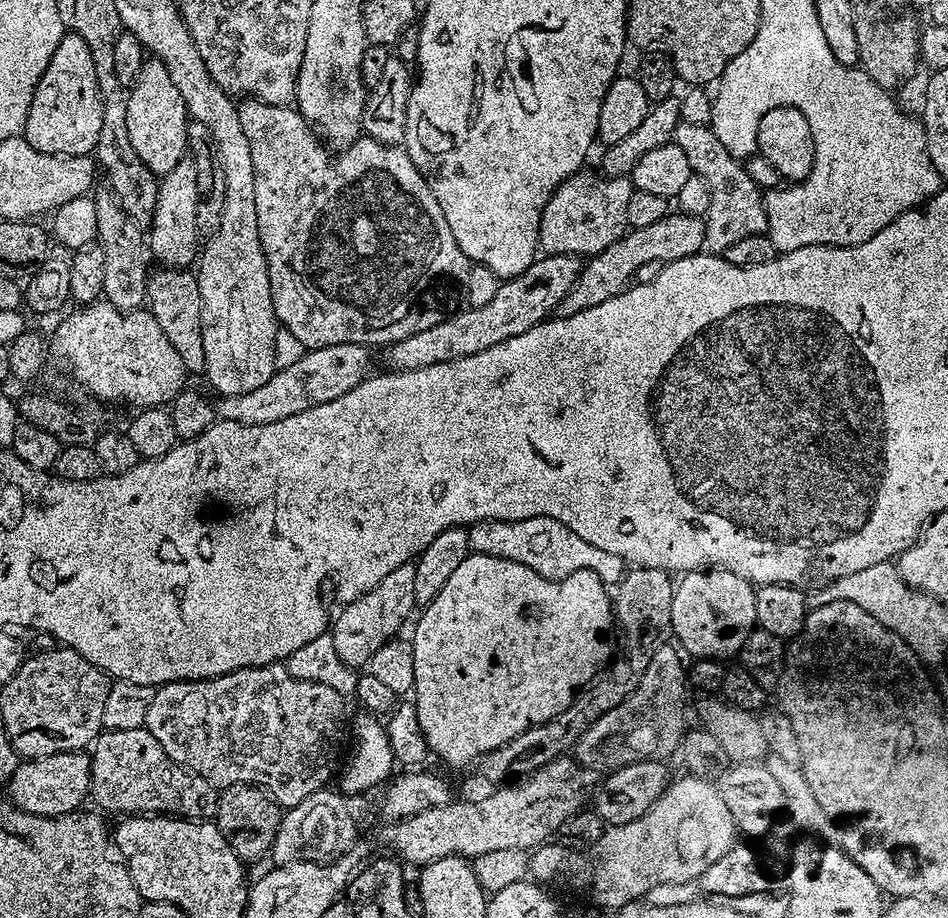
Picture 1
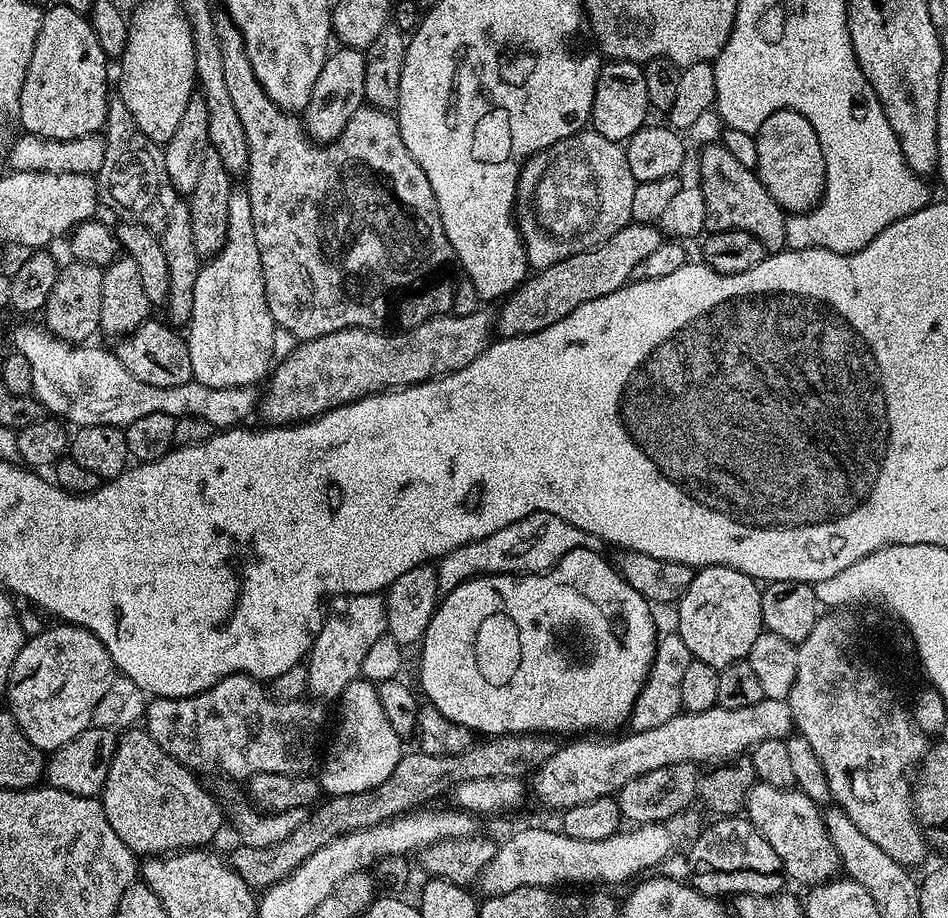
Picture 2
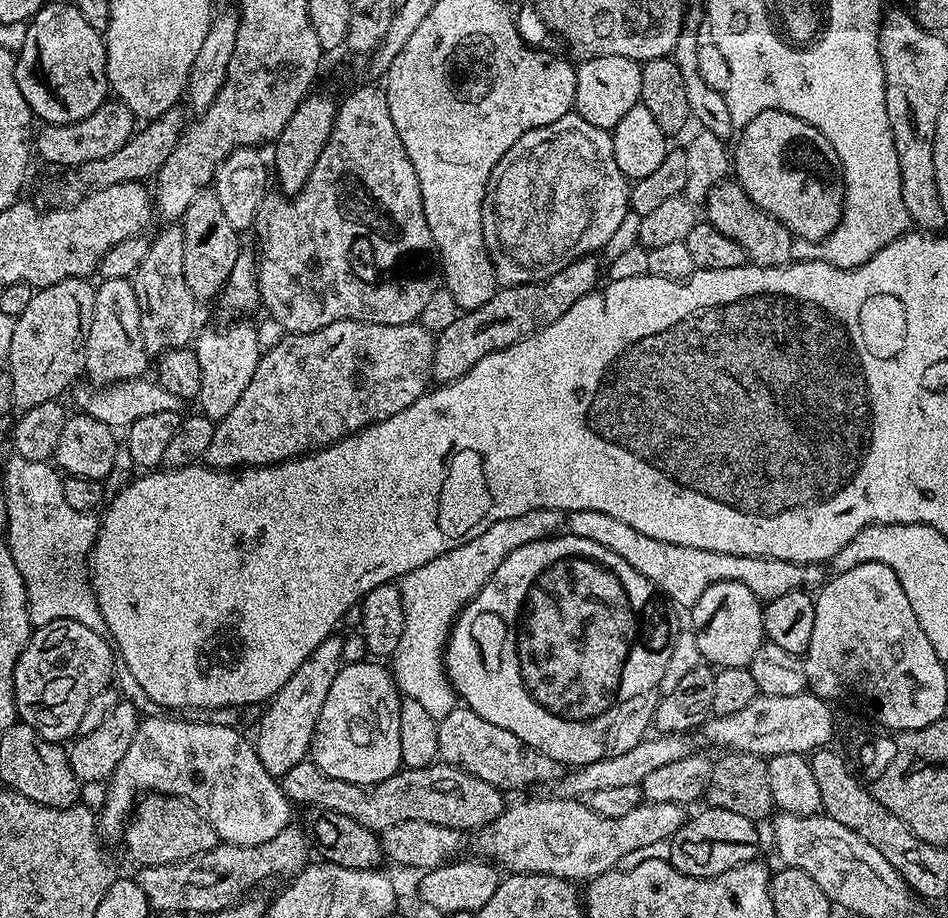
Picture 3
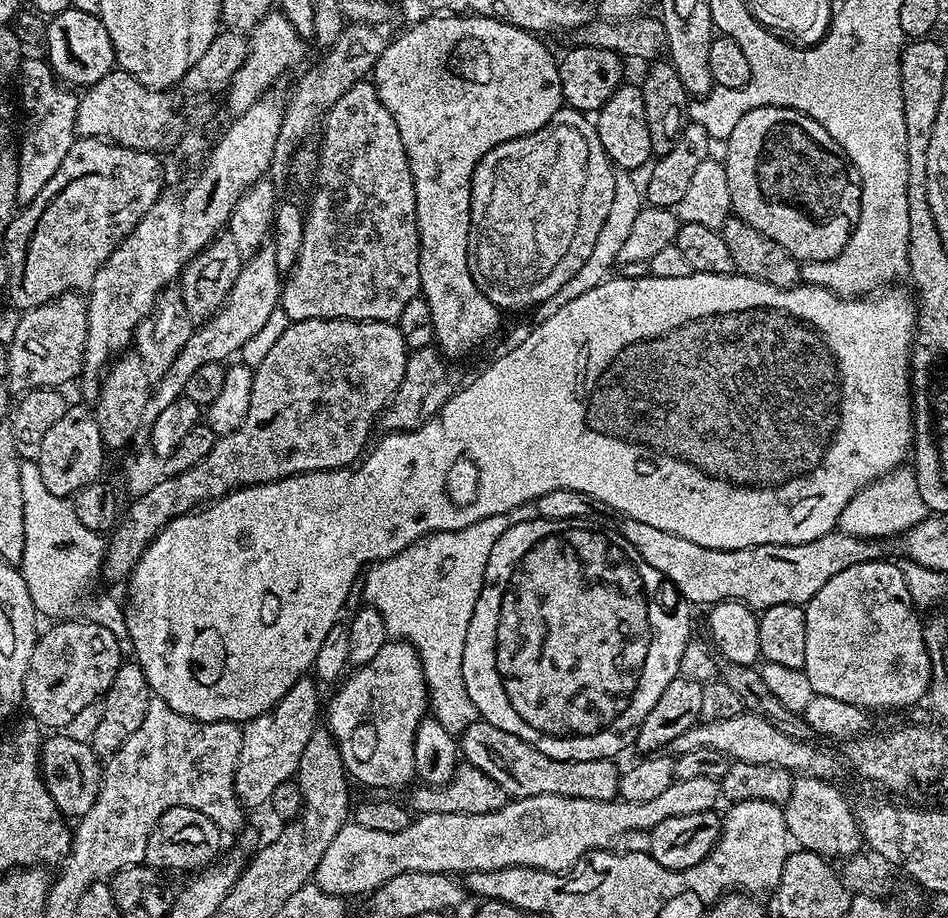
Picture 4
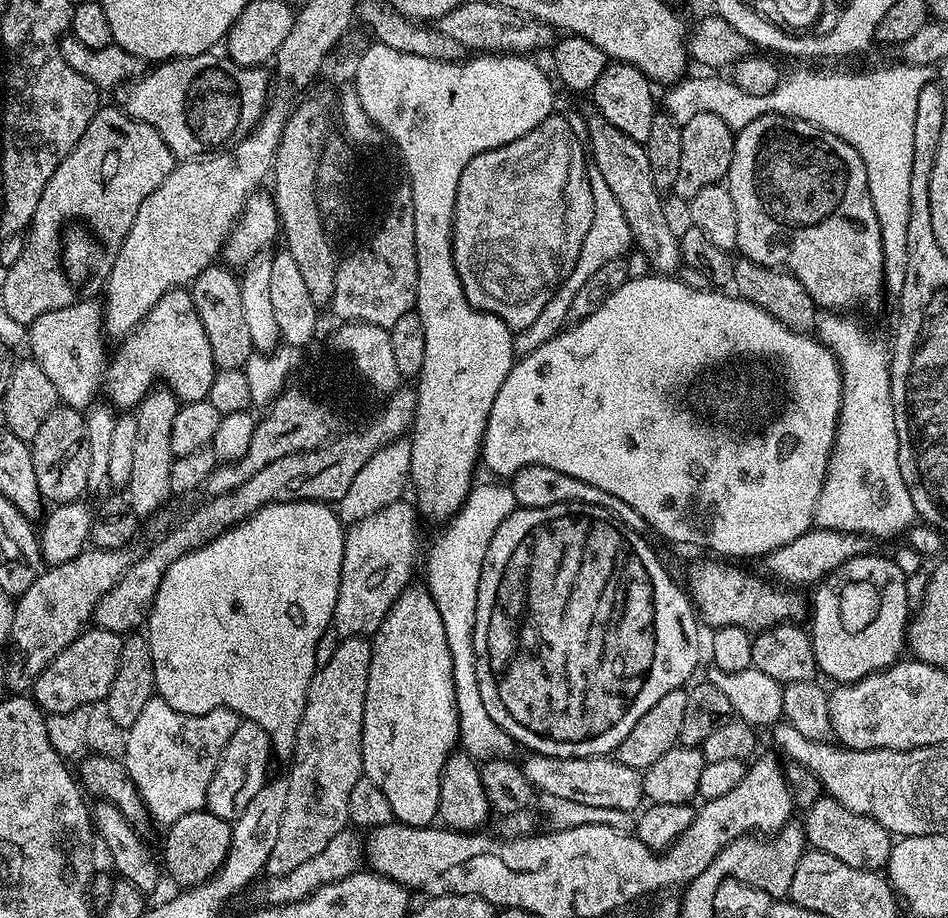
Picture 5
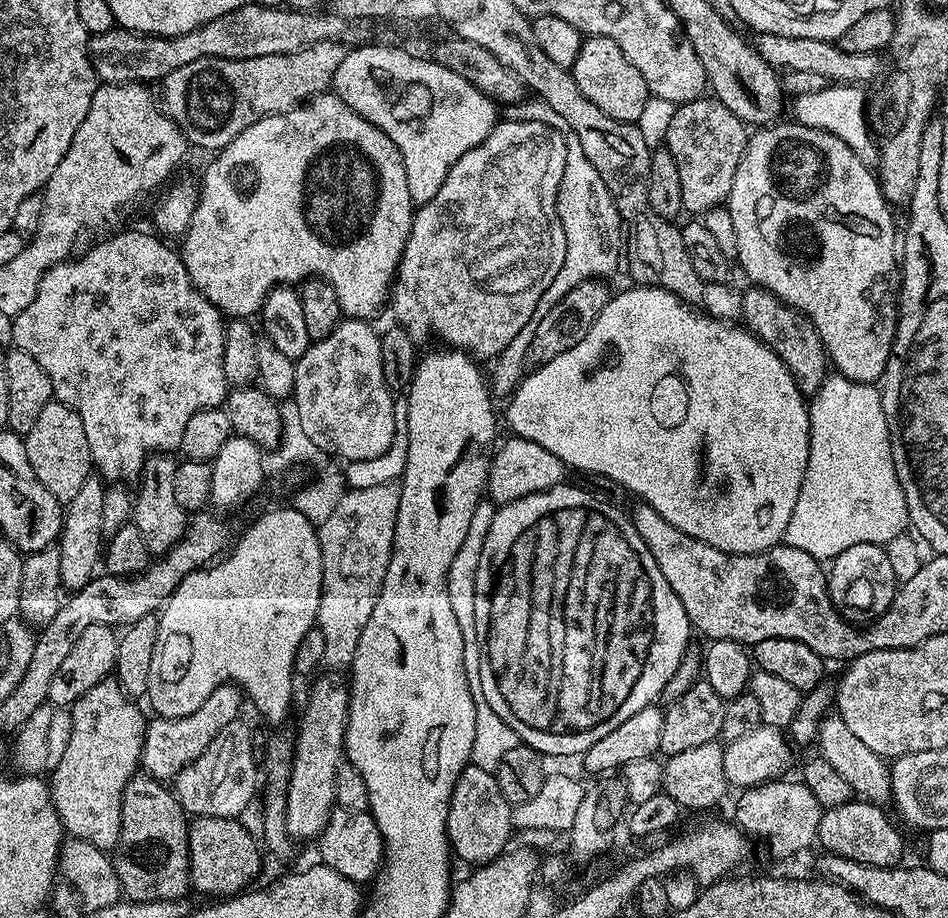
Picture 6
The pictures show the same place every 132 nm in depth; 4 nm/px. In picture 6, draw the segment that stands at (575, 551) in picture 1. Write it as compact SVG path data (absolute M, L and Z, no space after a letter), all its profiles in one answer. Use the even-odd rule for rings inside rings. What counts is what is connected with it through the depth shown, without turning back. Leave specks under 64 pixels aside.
M395 483L369 486L365 489L349 487L331 512L330 518L318 528L322 550L322 598L316 623L326 638L324 664L332 670L344 670L358 650L362 626L366 626L390 562L396 511L400 489ZM482 502L474 510L474 518L470 530L466 534L466 542L462 542L462 550L454 558L454 562L448 571L448 593L450 602L454 606L454 618L458 618L458 627L462 630L462 658L466 666L466 678L470 682L470 694L474 698L476 707L476 737L472 747L471 763L476 764L482 770L495 773L502 758L510 750L514 750L518 738L498 714L486 702L486 694L482 694L482 674L480 673L480 651L478 650L478 634L474 630L474 586L476 585L476 571L478 570L478 558L482 558L482 545L486 542L486 533L490 530L490 522L494 522L494 514L497 505L491 502Z

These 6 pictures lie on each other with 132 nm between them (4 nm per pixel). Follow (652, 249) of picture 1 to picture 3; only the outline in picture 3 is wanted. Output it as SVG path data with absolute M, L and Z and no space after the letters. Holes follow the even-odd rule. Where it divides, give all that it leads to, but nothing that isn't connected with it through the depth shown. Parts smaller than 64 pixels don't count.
M595 255L583 256L578 262L566 266L566 270L562 270L537 284L519 284L513 288L501 287L494 294L494 298L490 298L490 302L486 302L486 306L478 306L469 312L461 311L455 322L451 323L446 330L438 333L438 337L435 339L436 353L432 363L433 381L437 385L451 384L452 381L466 375L475 364L482 362L482 358L486 358L498 350L506 350L526 338L535 336L546 326L558 322L558 318L562 318L562 314L566 314L566 310L570 310L570 306L574 306L574 302L578 302L578 298L595 292L601 283L601 261L599 259L596 261L596 259Z

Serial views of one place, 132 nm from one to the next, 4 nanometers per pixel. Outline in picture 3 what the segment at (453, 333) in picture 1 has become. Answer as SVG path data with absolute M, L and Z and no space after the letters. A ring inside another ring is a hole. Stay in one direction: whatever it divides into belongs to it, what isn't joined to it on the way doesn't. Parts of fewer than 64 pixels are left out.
M339 320L330 326L322 326L322 330L313 332L293 332L286 334L278 346L267 349L258 362L258 370L254 378L250 378L250 386L238 398L238 406L226 414L216 424L214 442L210 442L210 450L206 450L203 463L210 468L261 468L267 464L281 464L287 460L295 460L298 456L306 456L309 452L318 452L327 448L329 444L337 444L345 436L354 436L356 433L368 428L371 424L379 424L382 420L394 418L394 414L402 414L402 410L410 407L415 400L429 391L433 383L432 363L436 353L436 341L433 333L428 332L419 322L415 324L367 324L364 320Z

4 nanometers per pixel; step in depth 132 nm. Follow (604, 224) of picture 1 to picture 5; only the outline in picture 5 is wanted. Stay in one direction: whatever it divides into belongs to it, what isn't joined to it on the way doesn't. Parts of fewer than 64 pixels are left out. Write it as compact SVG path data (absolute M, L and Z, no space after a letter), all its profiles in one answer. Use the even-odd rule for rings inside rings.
M559 114L547 116L541 124L534 126L534 130L522 134L522 138L514 138L514 142L510 142L506 146L498 146L494 150L486 150L482 154L478 154L470 162L470 166L466 166L466 170L462 170L462 178L458 178L458 194L454 202L456 213L452 219L452 257L454 266L458 270L458 278L464 287L464 296L474 307L479 308L482 312L492 312L498 318L502 318L506 322L506 326L513 330L530 327L534 318L538 318L538 314L542 314L542 310L546 310L546 302L550 302L550 298L554 298L554 294L560 289L564 279L574 270L580 257L582 242L586 238L586 230L590 230L592 225L594 198L590 194L589 171L590 164L586 159L586 148L581 137L580 140L576 137L571 122Z

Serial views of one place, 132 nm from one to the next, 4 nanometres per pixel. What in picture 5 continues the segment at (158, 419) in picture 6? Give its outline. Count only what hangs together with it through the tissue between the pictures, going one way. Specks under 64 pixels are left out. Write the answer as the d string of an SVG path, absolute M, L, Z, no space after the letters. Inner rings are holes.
M178 287L162 294L139 326L117 343L120 345L112 361L100 376L104 340L106 333L101 305L87 298L62 306L62 310L50 310L26 328L26 348L32 351L29 352L31 359L42 366L42 374L50 378L57 397L69 408L87 410L97 403L100 380L104 383L105 394L120 410L135 409L153 391L156 379L160 379L159 383L177 401L189 404L195 400L207 400L210 382L218 369L206 330L202 330L202 320L194 310L191 291Z

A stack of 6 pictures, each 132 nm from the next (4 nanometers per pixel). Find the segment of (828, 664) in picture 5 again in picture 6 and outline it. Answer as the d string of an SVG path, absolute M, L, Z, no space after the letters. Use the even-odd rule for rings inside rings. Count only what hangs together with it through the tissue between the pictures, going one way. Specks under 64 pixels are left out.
M859 544L850 546L850 550L842 550L842 554L830 561L826 575L830 598L841 616L849 622L877 620L896 596L898 581L885 549L879 544Z

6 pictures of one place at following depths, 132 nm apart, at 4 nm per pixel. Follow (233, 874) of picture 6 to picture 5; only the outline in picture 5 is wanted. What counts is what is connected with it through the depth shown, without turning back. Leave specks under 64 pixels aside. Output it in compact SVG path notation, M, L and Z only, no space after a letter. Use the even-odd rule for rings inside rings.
M206 810L191 812L178 818L173 824L167 825L164 836L164 860L162 868L174 883L181 889L193 888L215 876L224 864L226 854L230 850L232 824L218 818Z

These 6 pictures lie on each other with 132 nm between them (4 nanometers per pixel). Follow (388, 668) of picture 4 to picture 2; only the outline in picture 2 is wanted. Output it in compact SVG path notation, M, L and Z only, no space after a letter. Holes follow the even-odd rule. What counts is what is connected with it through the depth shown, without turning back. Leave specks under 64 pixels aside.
M363 678L351 680L339 696L339 704L340 721L336 724L332 745L328 753L326 748L318 768L318 783L328 796L358 794L378 787L394 774L394 766L398 766L402 755L402 738L394 734L394 726L390 726L382 710L382 702L378 702L377 685Z

